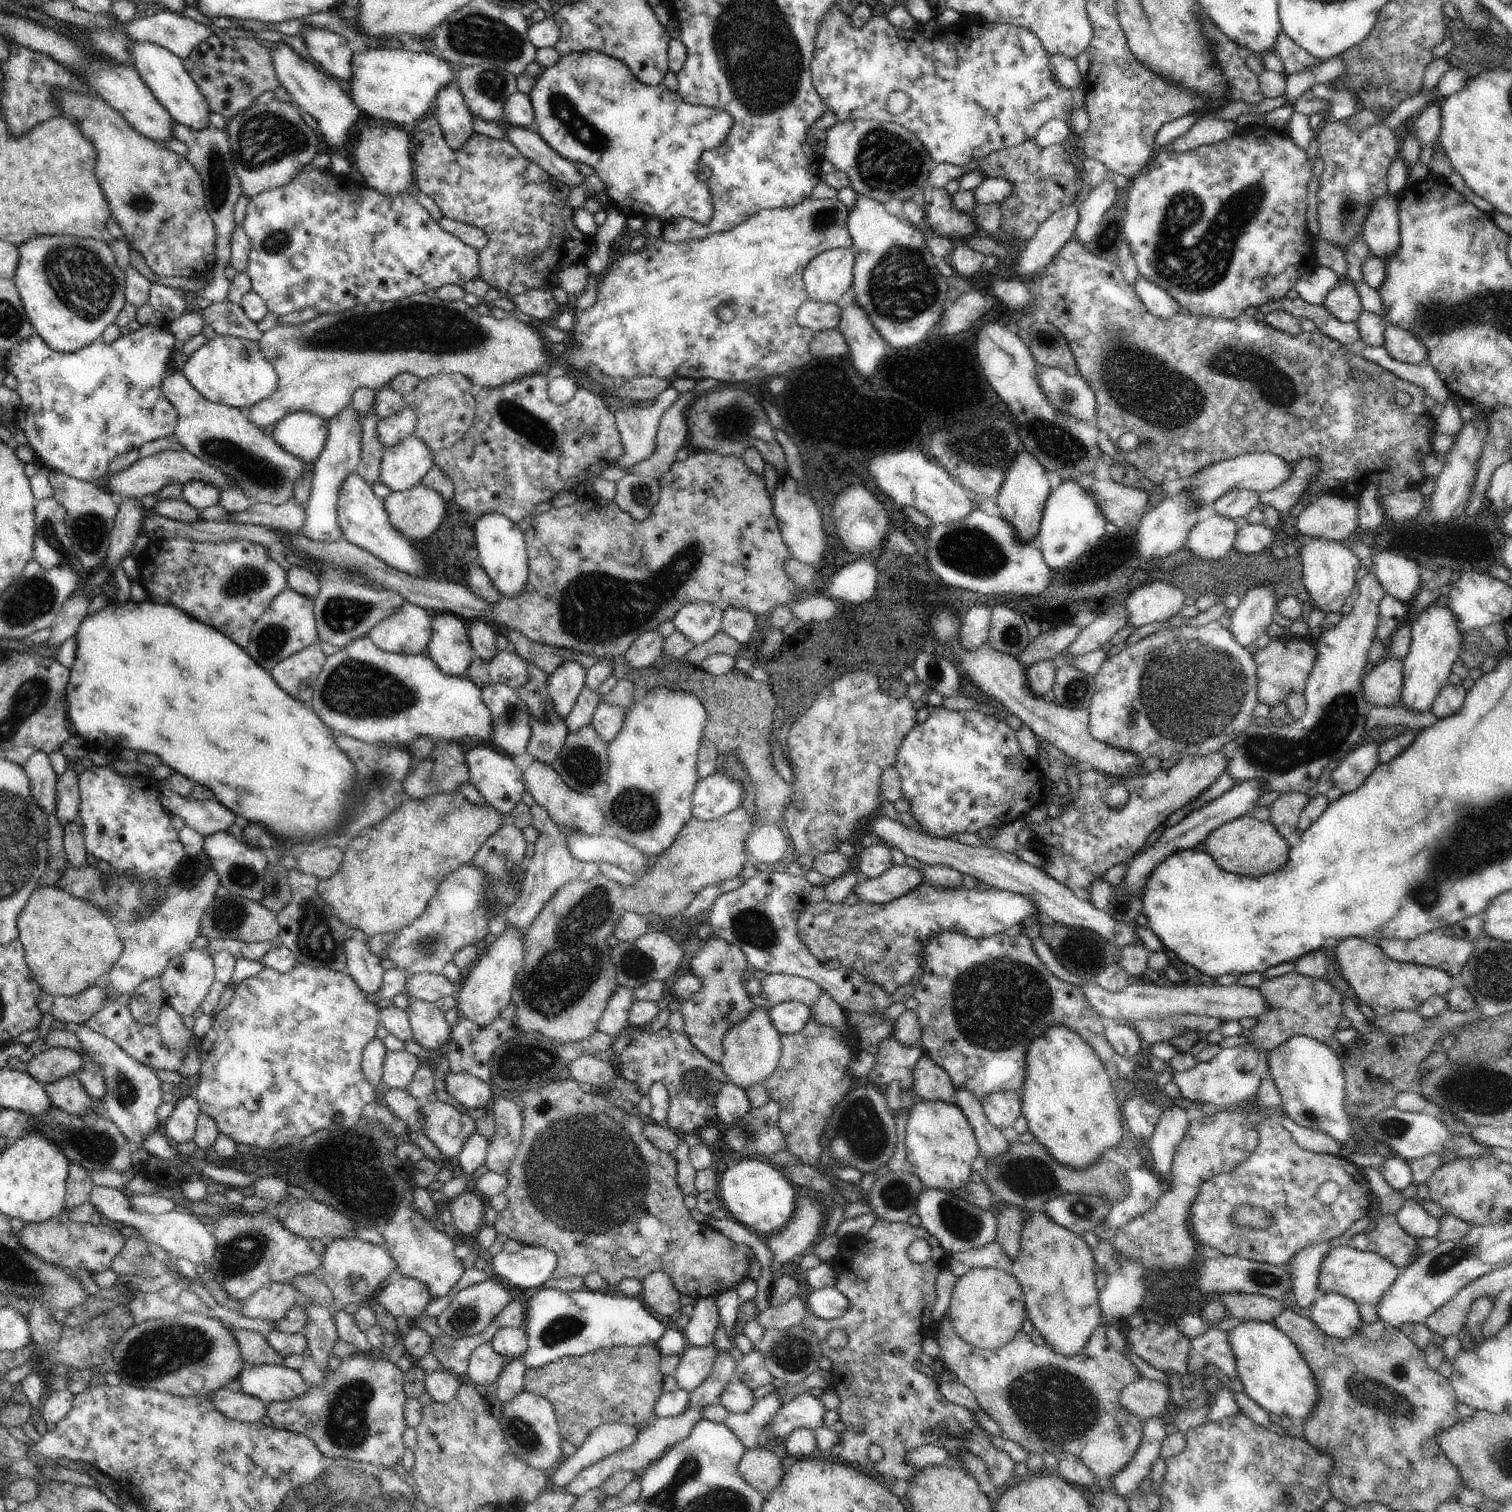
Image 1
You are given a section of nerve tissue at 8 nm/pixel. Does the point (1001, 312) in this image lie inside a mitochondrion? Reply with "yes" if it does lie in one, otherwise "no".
no

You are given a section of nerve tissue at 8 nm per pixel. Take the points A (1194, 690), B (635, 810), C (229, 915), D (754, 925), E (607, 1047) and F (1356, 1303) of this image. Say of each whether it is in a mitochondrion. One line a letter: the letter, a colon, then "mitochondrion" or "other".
A: mitochondrion
B: mitochondrion
C: mitochondrion
D: mitochondrion
E: other
F: other

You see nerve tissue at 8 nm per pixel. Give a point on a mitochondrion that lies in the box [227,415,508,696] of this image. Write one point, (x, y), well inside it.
(340, 615)

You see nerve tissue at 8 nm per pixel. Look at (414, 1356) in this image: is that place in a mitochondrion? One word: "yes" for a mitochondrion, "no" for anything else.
no

